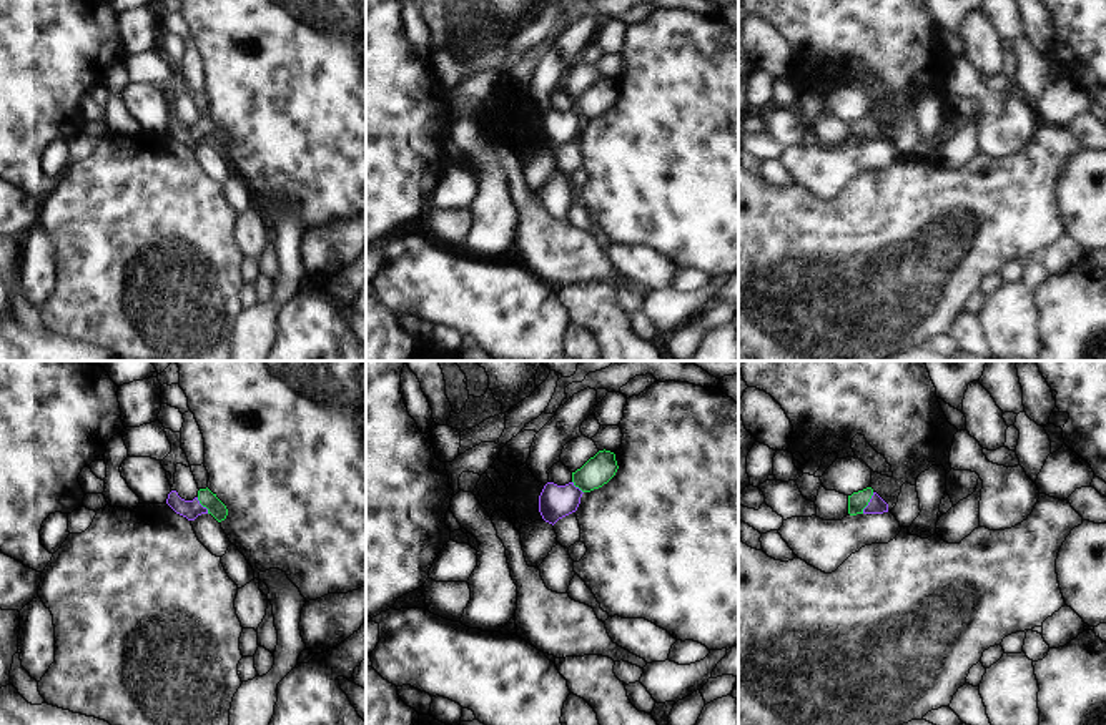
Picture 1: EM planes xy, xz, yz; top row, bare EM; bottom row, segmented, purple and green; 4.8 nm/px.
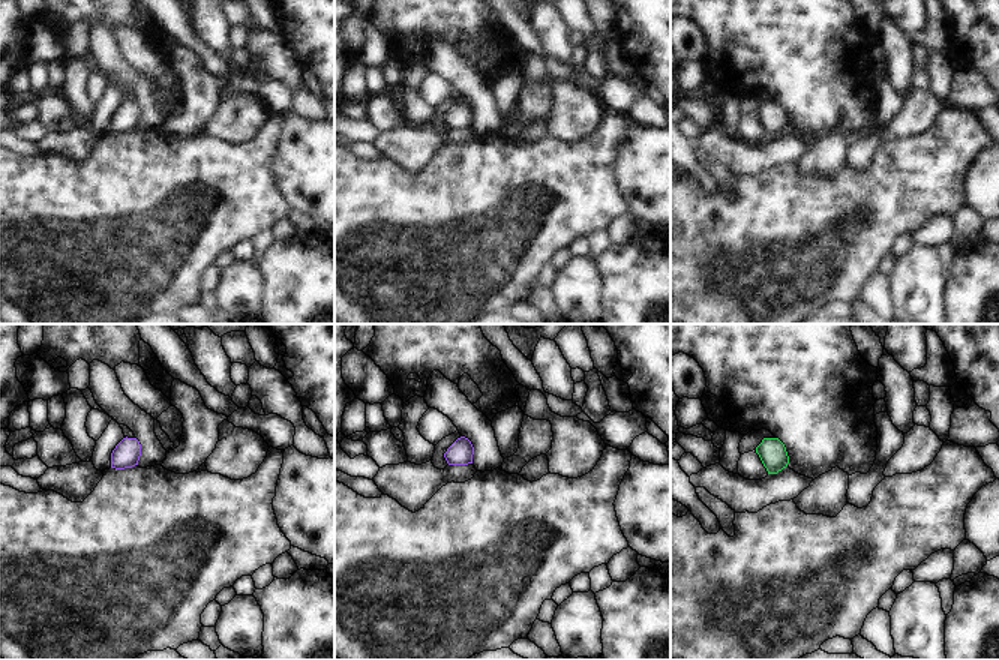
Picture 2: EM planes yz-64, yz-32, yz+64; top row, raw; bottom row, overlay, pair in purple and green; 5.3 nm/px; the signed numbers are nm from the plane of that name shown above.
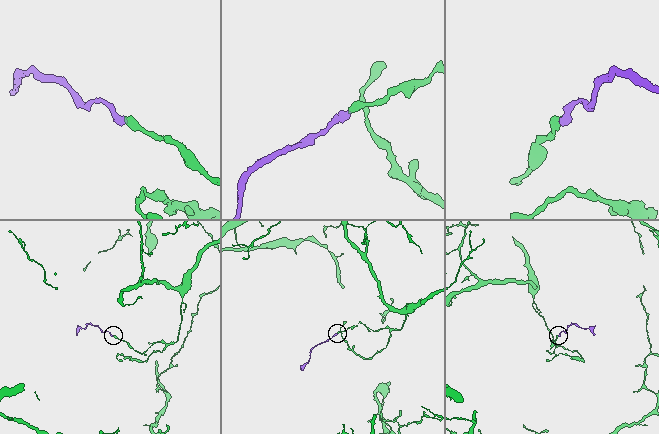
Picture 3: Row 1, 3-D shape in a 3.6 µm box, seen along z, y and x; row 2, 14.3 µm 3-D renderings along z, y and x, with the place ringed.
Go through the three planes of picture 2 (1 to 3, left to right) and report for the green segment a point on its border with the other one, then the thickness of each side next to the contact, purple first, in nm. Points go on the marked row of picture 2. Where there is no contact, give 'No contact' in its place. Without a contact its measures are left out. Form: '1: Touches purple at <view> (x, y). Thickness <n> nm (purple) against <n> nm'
1: No contact
2: No contact
3: No contact

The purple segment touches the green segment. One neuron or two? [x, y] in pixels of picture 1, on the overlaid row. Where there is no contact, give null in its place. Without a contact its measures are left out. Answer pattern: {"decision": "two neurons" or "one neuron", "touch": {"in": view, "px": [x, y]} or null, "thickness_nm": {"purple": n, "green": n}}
{"decision": "one neuron", "touch": {"in": "yz", "px": [868, 503]}, "thickness_nm": {"purple": 80, "green": 90}}

